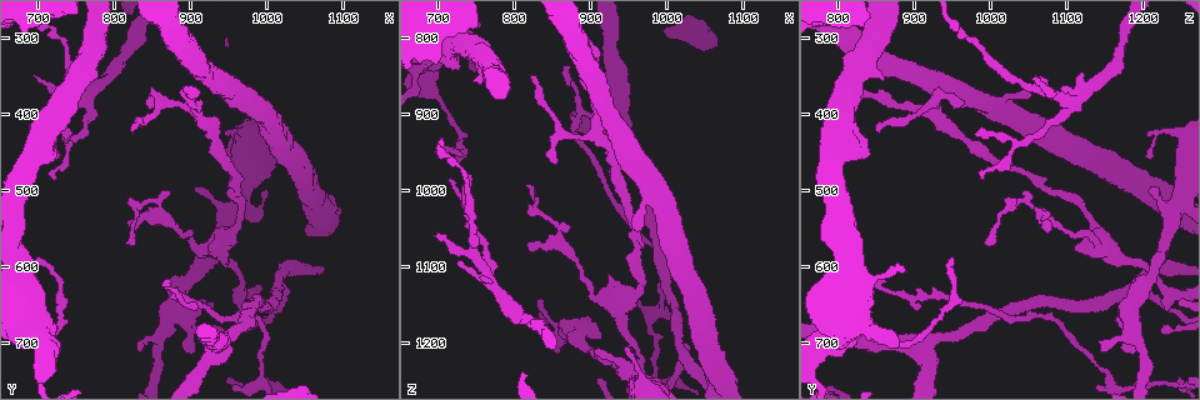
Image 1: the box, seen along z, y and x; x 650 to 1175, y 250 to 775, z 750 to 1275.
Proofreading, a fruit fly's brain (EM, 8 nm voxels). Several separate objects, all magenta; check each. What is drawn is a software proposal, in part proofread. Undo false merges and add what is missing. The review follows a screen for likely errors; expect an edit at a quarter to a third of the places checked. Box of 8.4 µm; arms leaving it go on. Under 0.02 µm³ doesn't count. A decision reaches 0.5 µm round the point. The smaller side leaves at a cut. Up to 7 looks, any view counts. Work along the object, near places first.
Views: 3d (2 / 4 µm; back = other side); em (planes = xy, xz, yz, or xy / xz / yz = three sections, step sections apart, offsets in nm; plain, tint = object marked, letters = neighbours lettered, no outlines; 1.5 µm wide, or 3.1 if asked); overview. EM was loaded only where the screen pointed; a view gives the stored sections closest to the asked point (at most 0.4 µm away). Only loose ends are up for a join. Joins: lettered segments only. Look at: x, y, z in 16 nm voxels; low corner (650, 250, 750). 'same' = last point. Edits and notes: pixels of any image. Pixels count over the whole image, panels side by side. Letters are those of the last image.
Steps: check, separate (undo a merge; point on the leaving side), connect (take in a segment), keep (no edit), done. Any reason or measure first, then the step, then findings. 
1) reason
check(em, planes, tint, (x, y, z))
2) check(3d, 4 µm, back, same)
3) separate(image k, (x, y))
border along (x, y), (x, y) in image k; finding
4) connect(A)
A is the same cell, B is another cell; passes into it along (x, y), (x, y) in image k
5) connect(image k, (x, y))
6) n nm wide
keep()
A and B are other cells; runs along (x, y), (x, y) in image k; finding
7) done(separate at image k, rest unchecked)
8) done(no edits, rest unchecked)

three-way junction
check(em, xz, step 4, tint, (1020, 625, 1195))

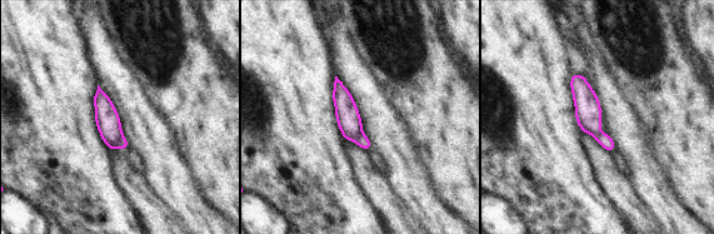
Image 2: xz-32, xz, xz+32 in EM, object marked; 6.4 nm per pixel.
what lies round it
check(em, xz, step 4, letters, same)

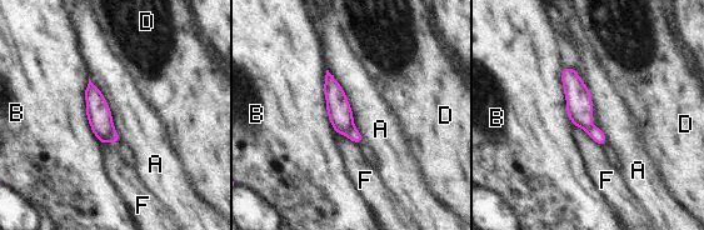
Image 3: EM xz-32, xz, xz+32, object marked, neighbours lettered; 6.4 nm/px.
separate(image 3, (114, 135))
A, B, D and F are other cells; a second neuron is stuck on

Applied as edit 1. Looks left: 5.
branch stops here
check(em, xy, step 8, letters, (965, 375, 1055))

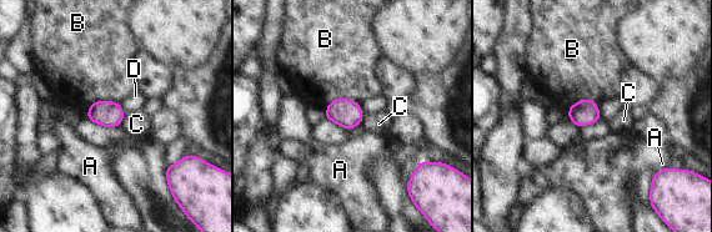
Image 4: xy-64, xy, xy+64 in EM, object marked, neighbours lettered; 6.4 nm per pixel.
160 nm wide
keep()
A, B, C and D are other cells; border along (597, 104), (601, 117) in image 4; none of them fits

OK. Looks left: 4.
tapers out
check(3d, 2 µm, (825, 555, 1075))

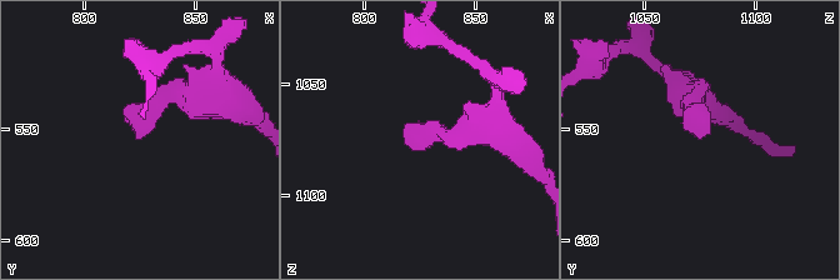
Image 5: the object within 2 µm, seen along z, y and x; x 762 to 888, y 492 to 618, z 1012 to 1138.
need the tissue
check(em, planes, letters, (823, 554, 1075))

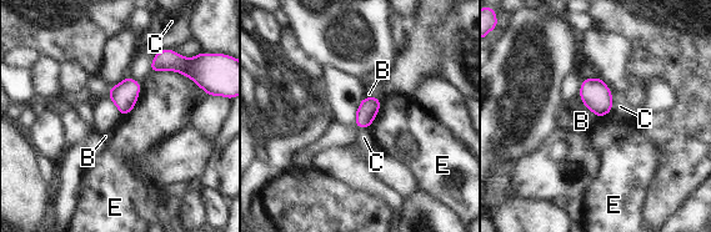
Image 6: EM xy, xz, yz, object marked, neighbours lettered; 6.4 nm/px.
130 nm wide
keep()
B, C and E are other cells; border along (150, 71), (179, 71), (203, 90) in image 6; none of them fits

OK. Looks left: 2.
done(separate at image 3, rest unchecked)

